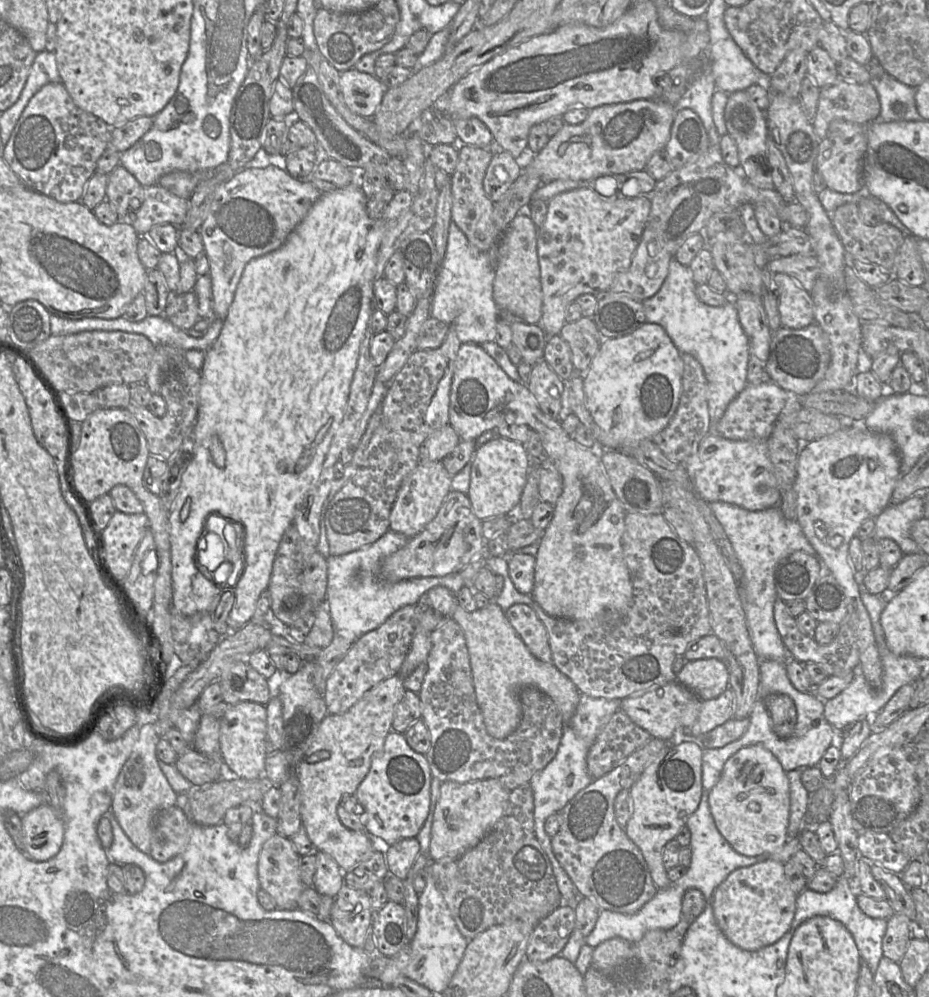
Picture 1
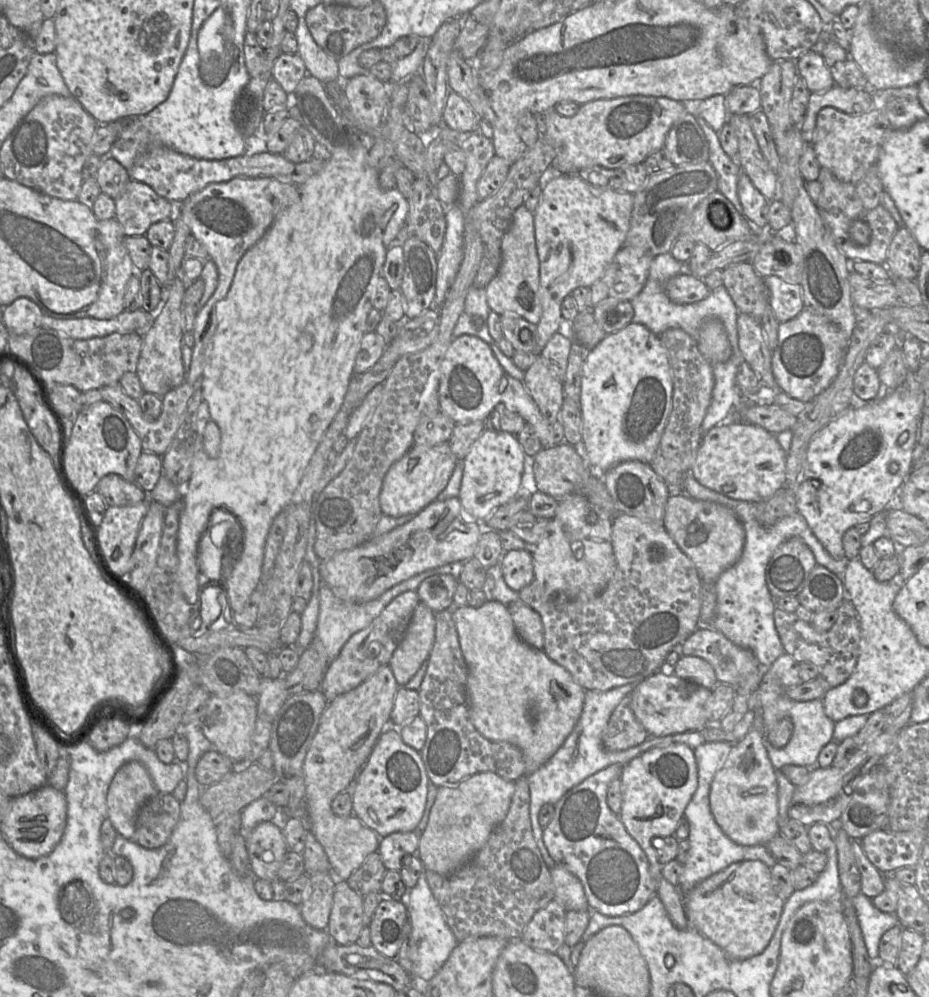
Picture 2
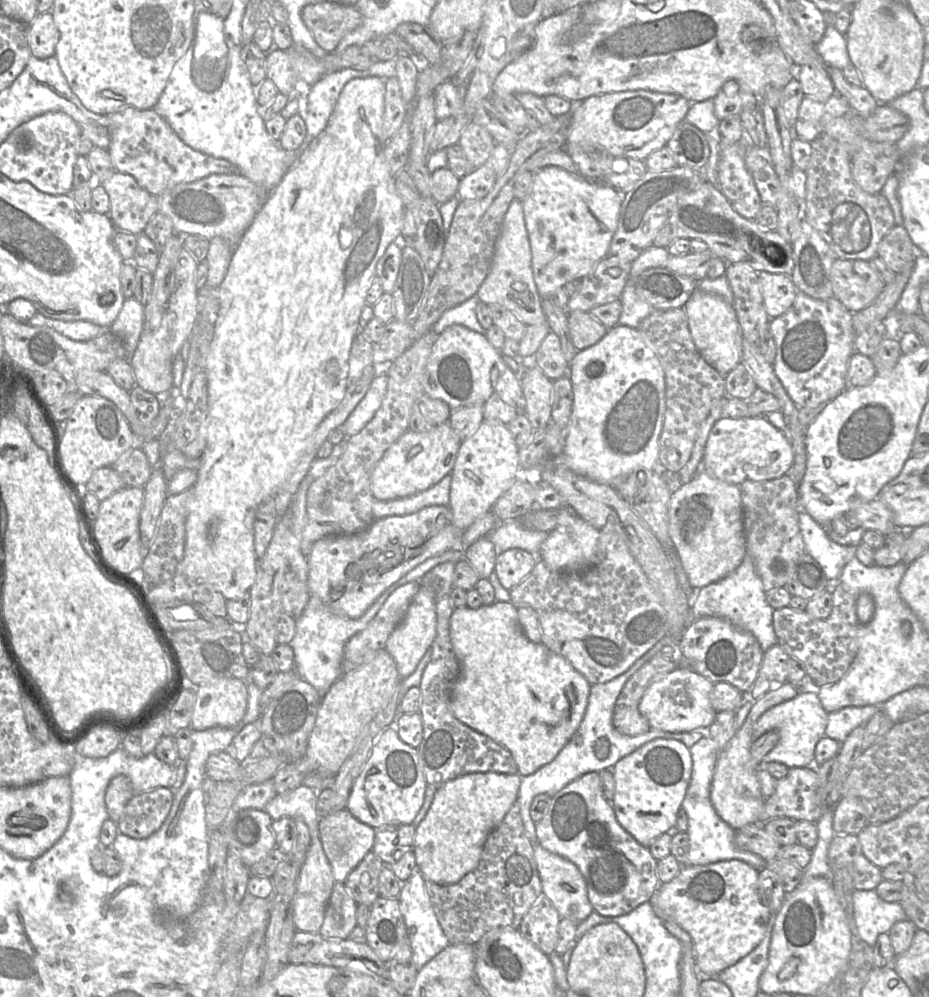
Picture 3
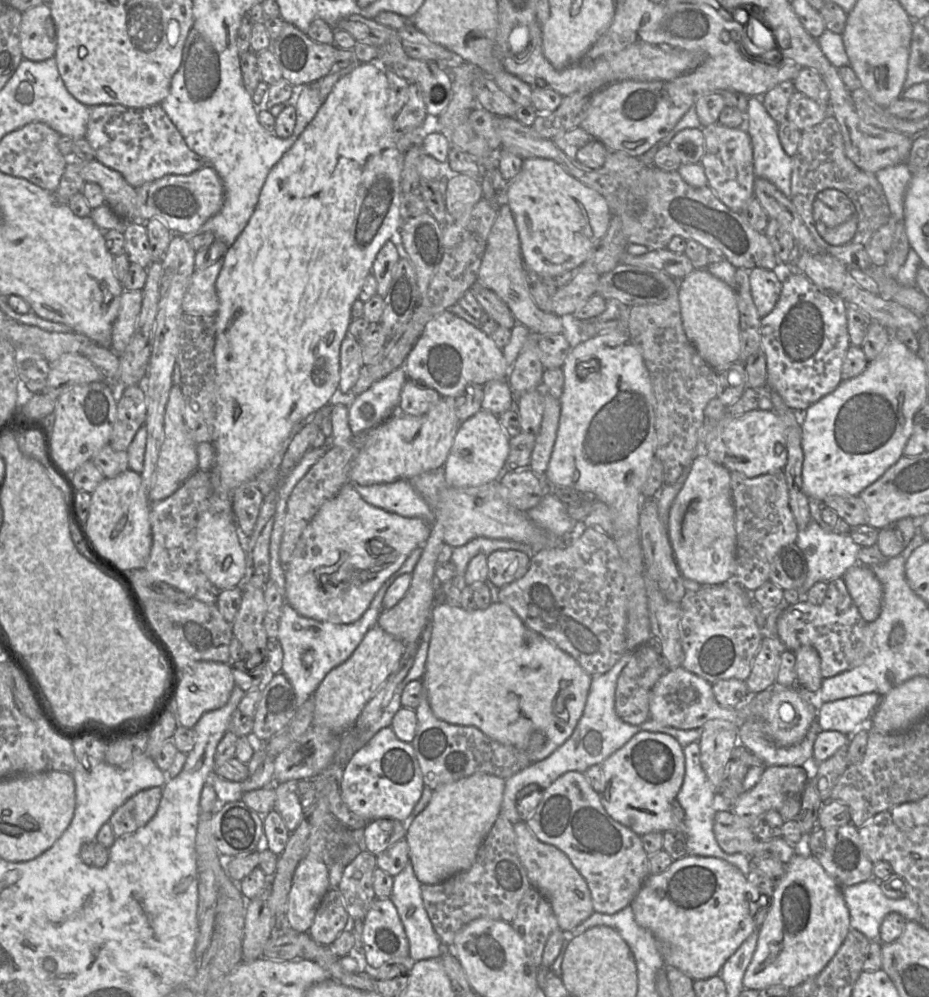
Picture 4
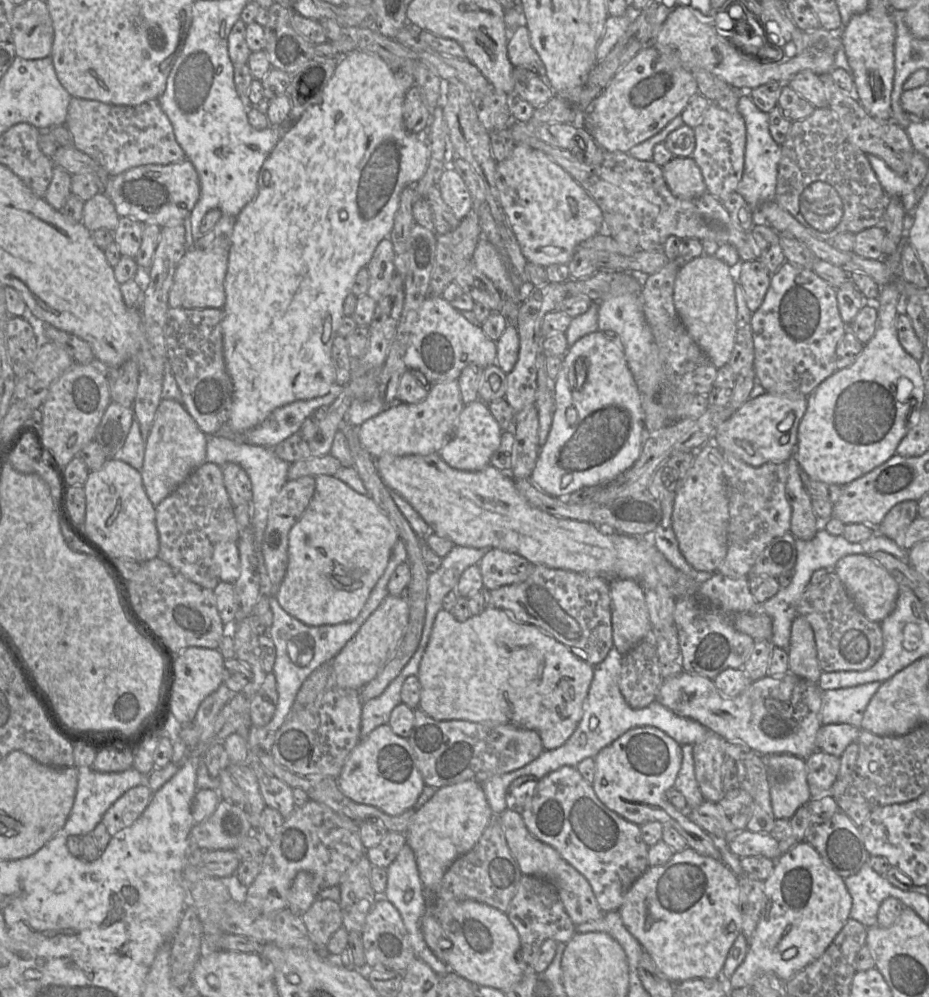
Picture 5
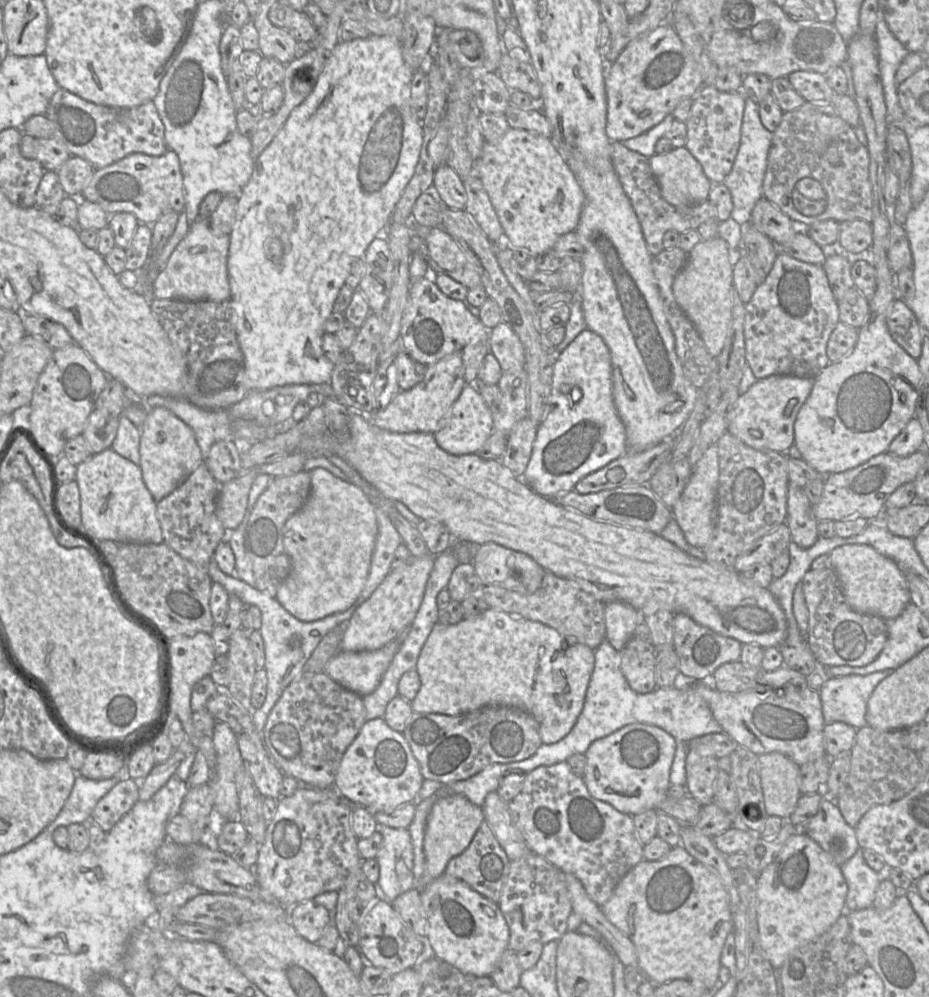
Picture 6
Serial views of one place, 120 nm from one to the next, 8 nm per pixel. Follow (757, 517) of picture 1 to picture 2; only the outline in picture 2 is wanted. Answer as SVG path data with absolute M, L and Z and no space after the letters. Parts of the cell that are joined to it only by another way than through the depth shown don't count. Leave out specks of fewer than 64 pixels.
M690 472L685 474L683 487L686 495L721 504L732 510L742 523L745 531L745 544L740 560L724 571L714 582L717 605L713 628L721 632L735 645L753 653L763 668L785 653L774 621L775 600L766 583L766 567L774 551L784 541L799 537L812 551L817 564L834 573L842 582L848 562L847 558L834 559L816 538L805 518L797 511L786 516L770 527L762 526L755 517L755 502L735 500L702 486Z

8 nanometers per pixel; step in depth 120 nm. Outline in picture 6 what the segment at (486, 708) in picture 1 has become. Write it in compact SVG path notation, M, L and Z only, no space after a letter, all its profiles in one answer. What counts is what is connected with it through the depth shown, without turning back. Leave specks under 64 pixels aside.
M487 608L475 618L464 619L458 624L435 624L418 657L416 671L421 686L410 703L413 712L446 716L463 715L487 706L521 709L537 721L542 743L554 744L575 725L583 709L594 666L595 653L589 646L571 641L541 622Z

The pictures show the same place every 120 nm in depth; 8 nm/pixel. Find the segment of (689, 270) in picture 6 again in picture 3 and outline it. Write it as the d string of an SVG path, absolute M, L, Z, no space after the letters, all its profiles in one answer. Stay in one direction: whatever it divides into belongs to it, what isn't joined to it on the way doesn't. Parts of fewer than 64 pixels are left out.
M697 288L683 306L697 351L704 360L725 376L742 361L742 332L733 305L721 296Z

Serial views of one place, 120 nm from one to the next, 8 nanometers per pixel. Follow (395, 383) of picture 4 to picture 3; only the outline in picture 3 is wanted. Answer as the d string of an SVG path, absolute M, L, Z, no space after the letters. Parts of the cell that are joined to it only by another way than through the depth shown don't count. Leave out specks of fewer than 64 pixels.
M378 374L373 379L365 396L342 425L345 436L351 437L358 434L374 417L385 397L387 385L386 374Z

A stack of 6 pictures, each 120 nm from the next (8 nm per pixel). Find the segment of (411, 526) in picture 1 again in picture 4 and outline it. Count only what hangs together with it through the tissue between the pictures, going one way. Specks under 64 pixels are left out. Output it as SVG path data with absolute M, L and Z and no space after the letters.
M442 397L432 409L421 416L395 413L365 431L367 433L363 447L351 463L349 482L361 486L392 483L443 468L460 422L456 415L455 398L452 397Z

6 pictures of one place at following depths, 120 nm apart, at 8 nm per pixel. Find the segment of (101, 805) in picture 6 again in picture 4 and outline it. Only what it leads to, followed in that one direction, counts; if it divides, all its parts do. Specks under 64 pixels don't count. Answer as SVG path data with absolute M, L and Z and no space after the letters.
M153 787L128 799L109 820L114 835L119 837L145 826L156 814L161 798L162 787Z

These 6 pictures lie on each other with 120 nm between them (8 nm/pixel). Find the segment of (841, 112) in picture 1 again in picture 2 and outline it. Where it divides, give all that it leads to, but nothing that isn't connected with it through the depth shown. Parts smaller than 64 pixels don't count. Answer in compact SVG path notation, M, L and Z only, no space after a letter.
M834 84L827 91L812 93L804 120L799 125L801 135L807 144L813 143L817 116L825 107L835 108L851 116L861 115L875 108L870 89L842 88Z

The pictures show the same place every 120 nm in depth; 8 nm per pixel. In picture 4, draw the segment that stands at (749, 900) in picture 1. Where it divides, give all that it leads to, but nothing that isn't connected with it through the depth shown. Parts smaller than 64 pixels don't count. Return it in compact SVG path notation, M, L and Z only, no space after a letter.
M687 854L683 858L673 861L670 867L663 873L658 875L650 874L630 904L630 907L634 913L636 923L640 927L652 932L652 934L657 939L665 962L665 966L672 966L677 968L685 975L692 978L694 981L704 980L716 975L720 976L720 971L726 961L736 952L736 950L756 928L753 918L749 912L749 904L747 900L747 877L736 866L716 857L702 857Z

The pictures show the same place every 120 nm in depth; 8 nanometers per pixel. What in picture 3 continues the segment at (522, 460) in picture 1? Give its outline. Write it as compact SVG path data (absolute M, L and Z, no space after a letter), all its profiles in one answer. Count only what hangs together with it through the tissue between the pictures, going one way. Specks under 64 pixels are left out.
M483 421L477 431L462 441L451 474L448 507L458 530L468 528L479 516L491 511L500 496L515 482L519 448L505 424Z

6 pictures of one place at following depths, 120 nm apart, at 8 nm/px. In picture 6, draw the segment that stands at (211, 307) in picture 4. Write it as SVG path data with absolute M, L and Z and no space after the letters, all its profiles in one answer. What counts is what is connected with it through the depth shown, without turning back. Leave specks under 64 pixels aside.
M196 220L190 225L188 233L174 249L163 269L155 276L152 286L154 298L227 301L230 296L227 273L229 239L228 235L213 233L208 220Z

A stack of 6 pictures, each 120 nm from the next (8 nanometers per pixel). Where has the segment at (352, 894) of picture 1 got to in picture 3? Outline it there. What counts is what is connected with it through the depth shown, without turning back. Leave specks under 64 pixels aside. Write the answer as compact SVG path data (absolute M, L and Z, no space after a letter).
M336 882L327 905L319 934L327 939L348 939L357 926L358 905L343 882Z

